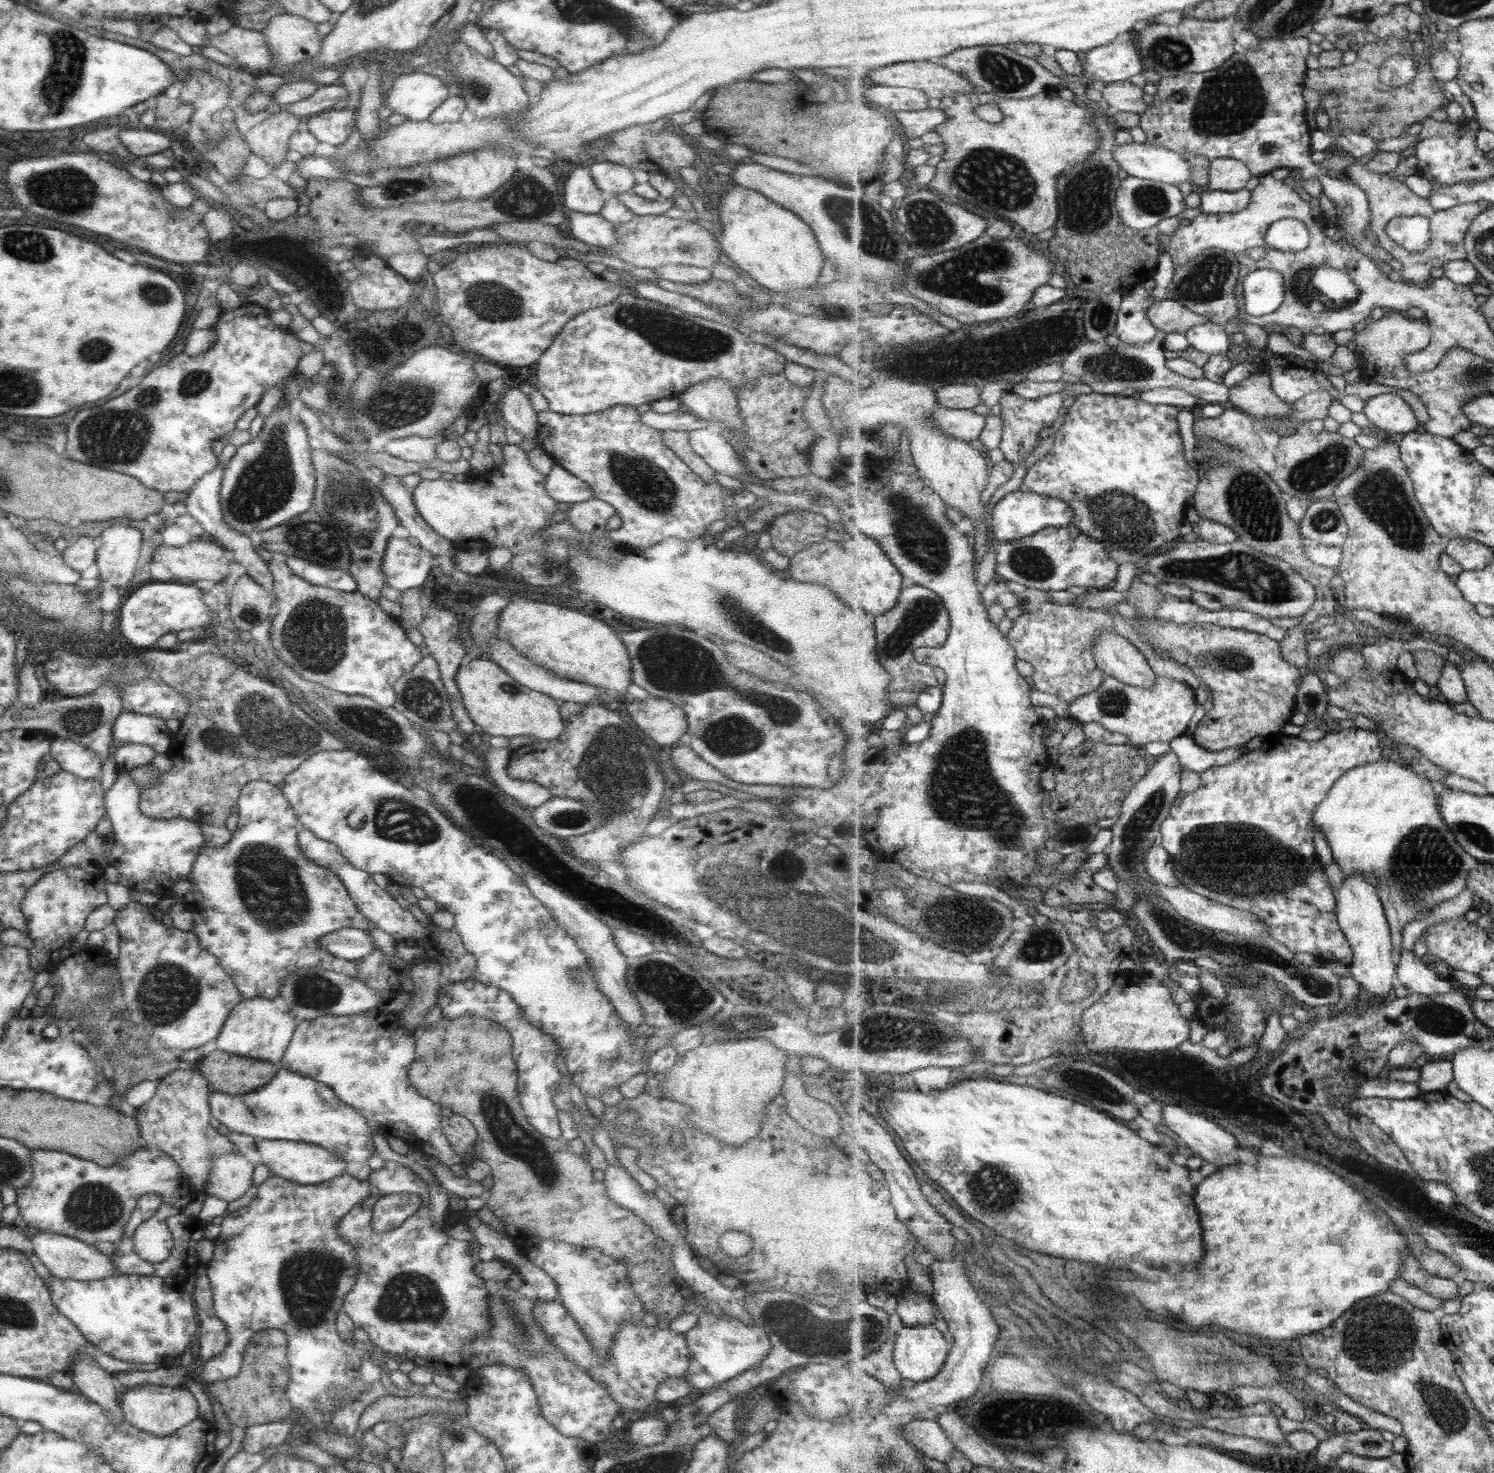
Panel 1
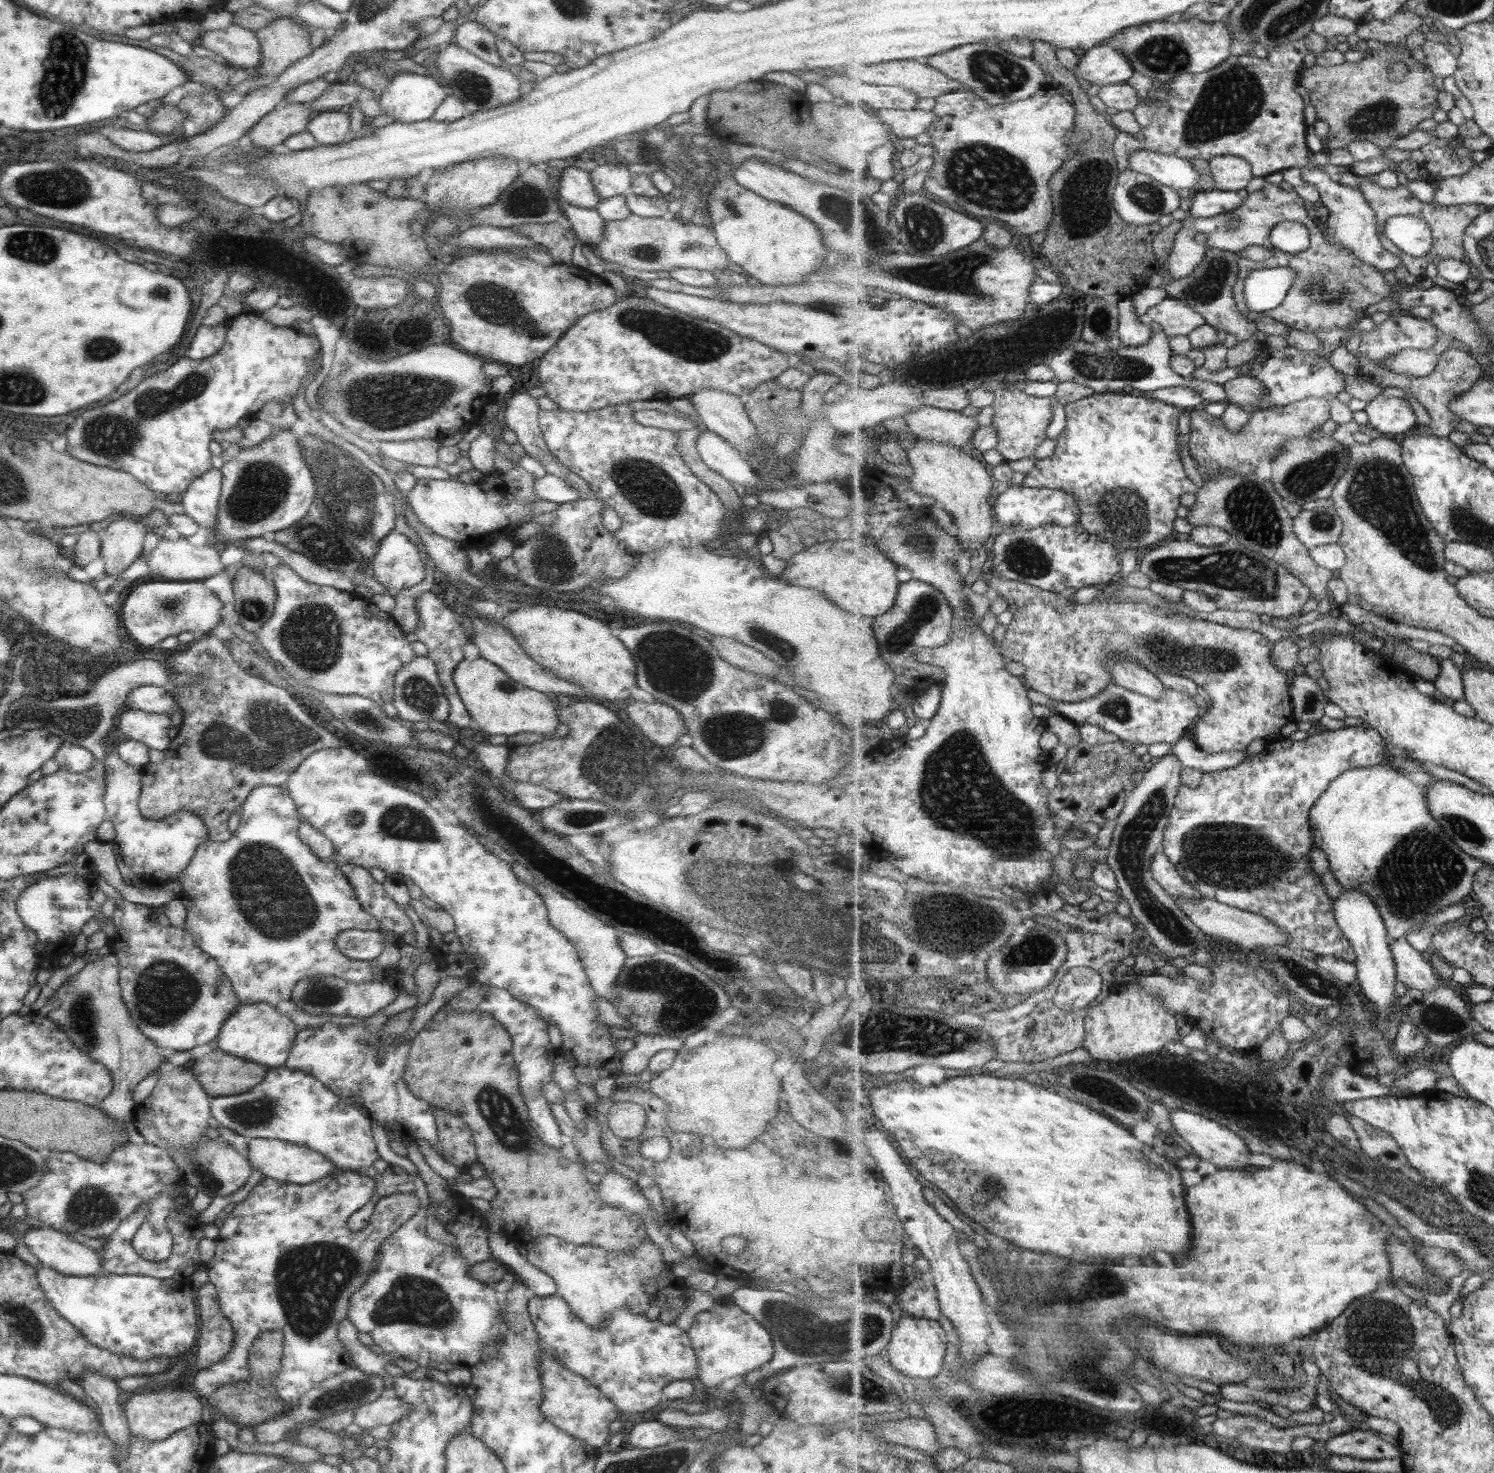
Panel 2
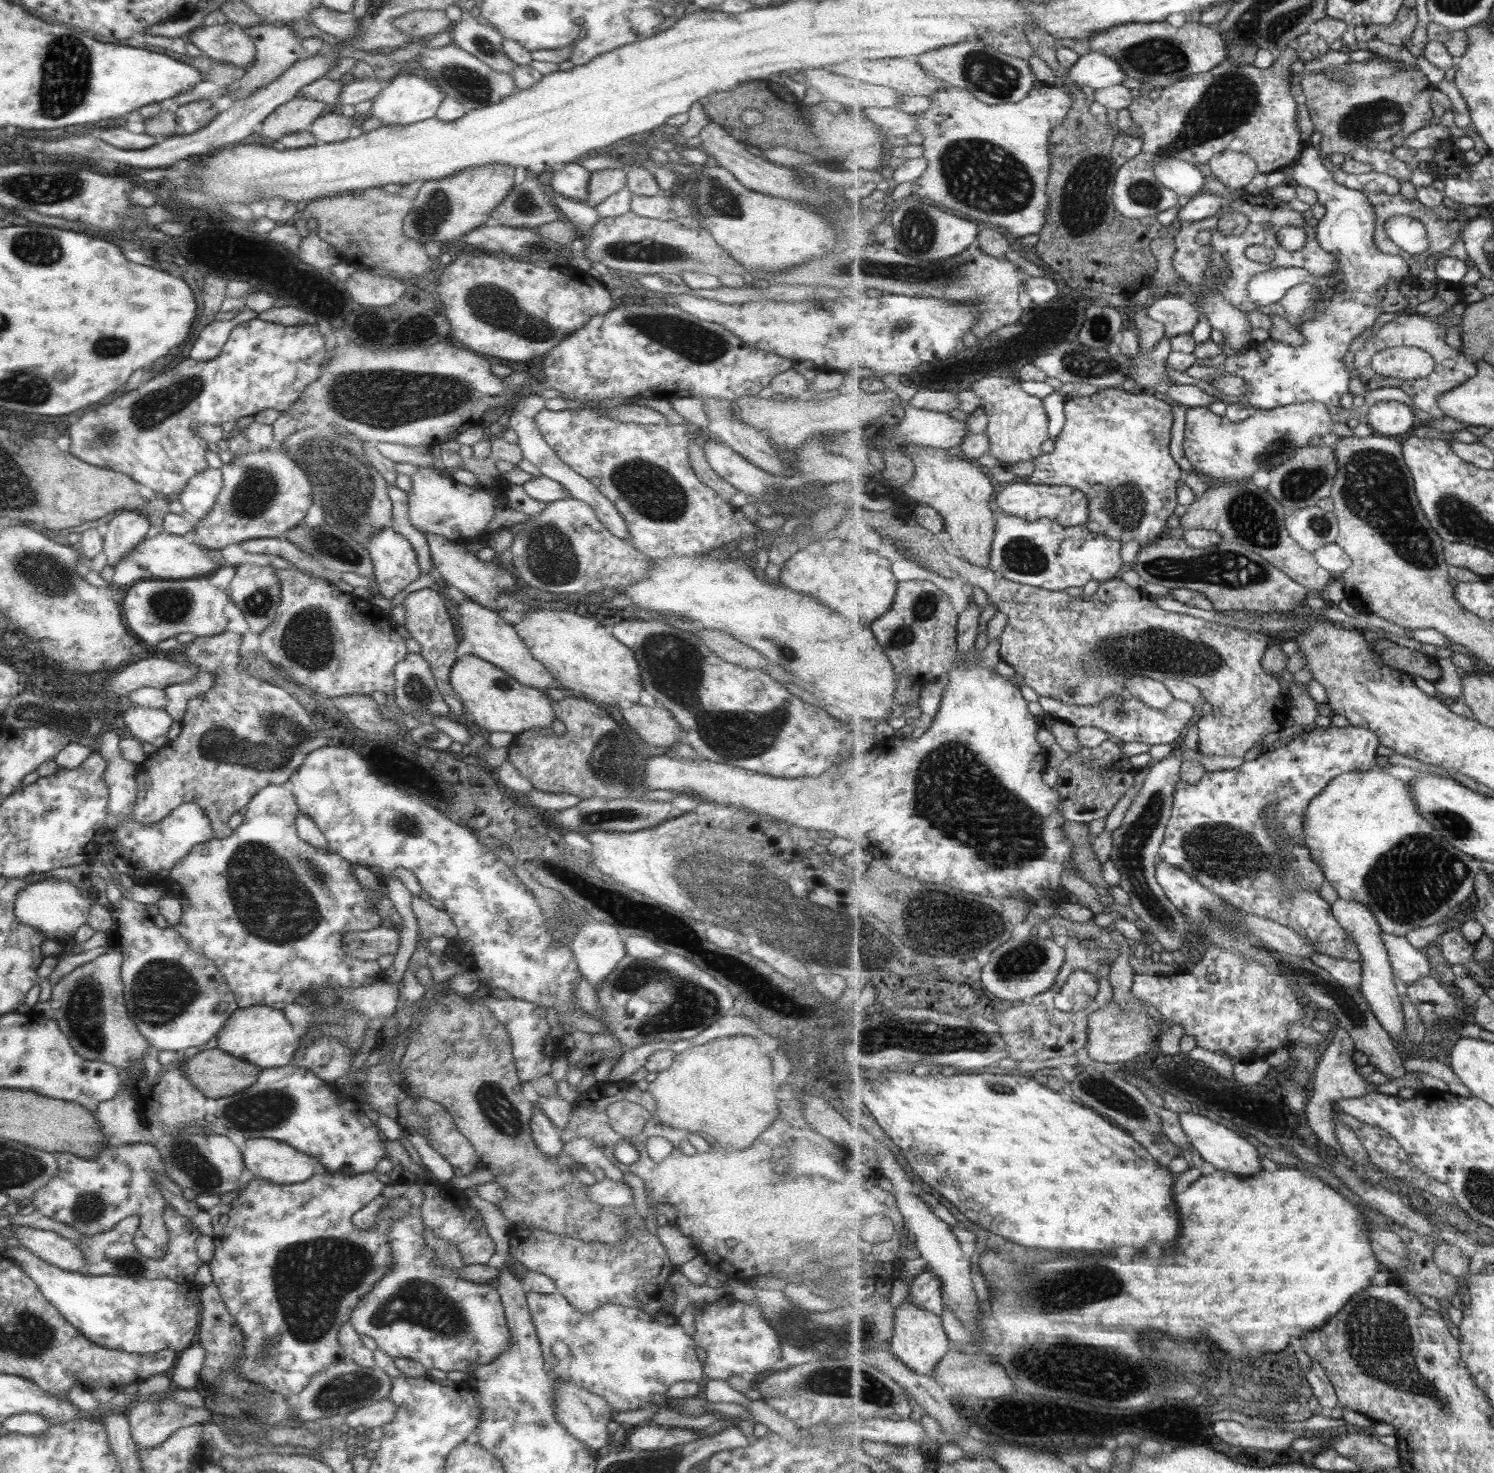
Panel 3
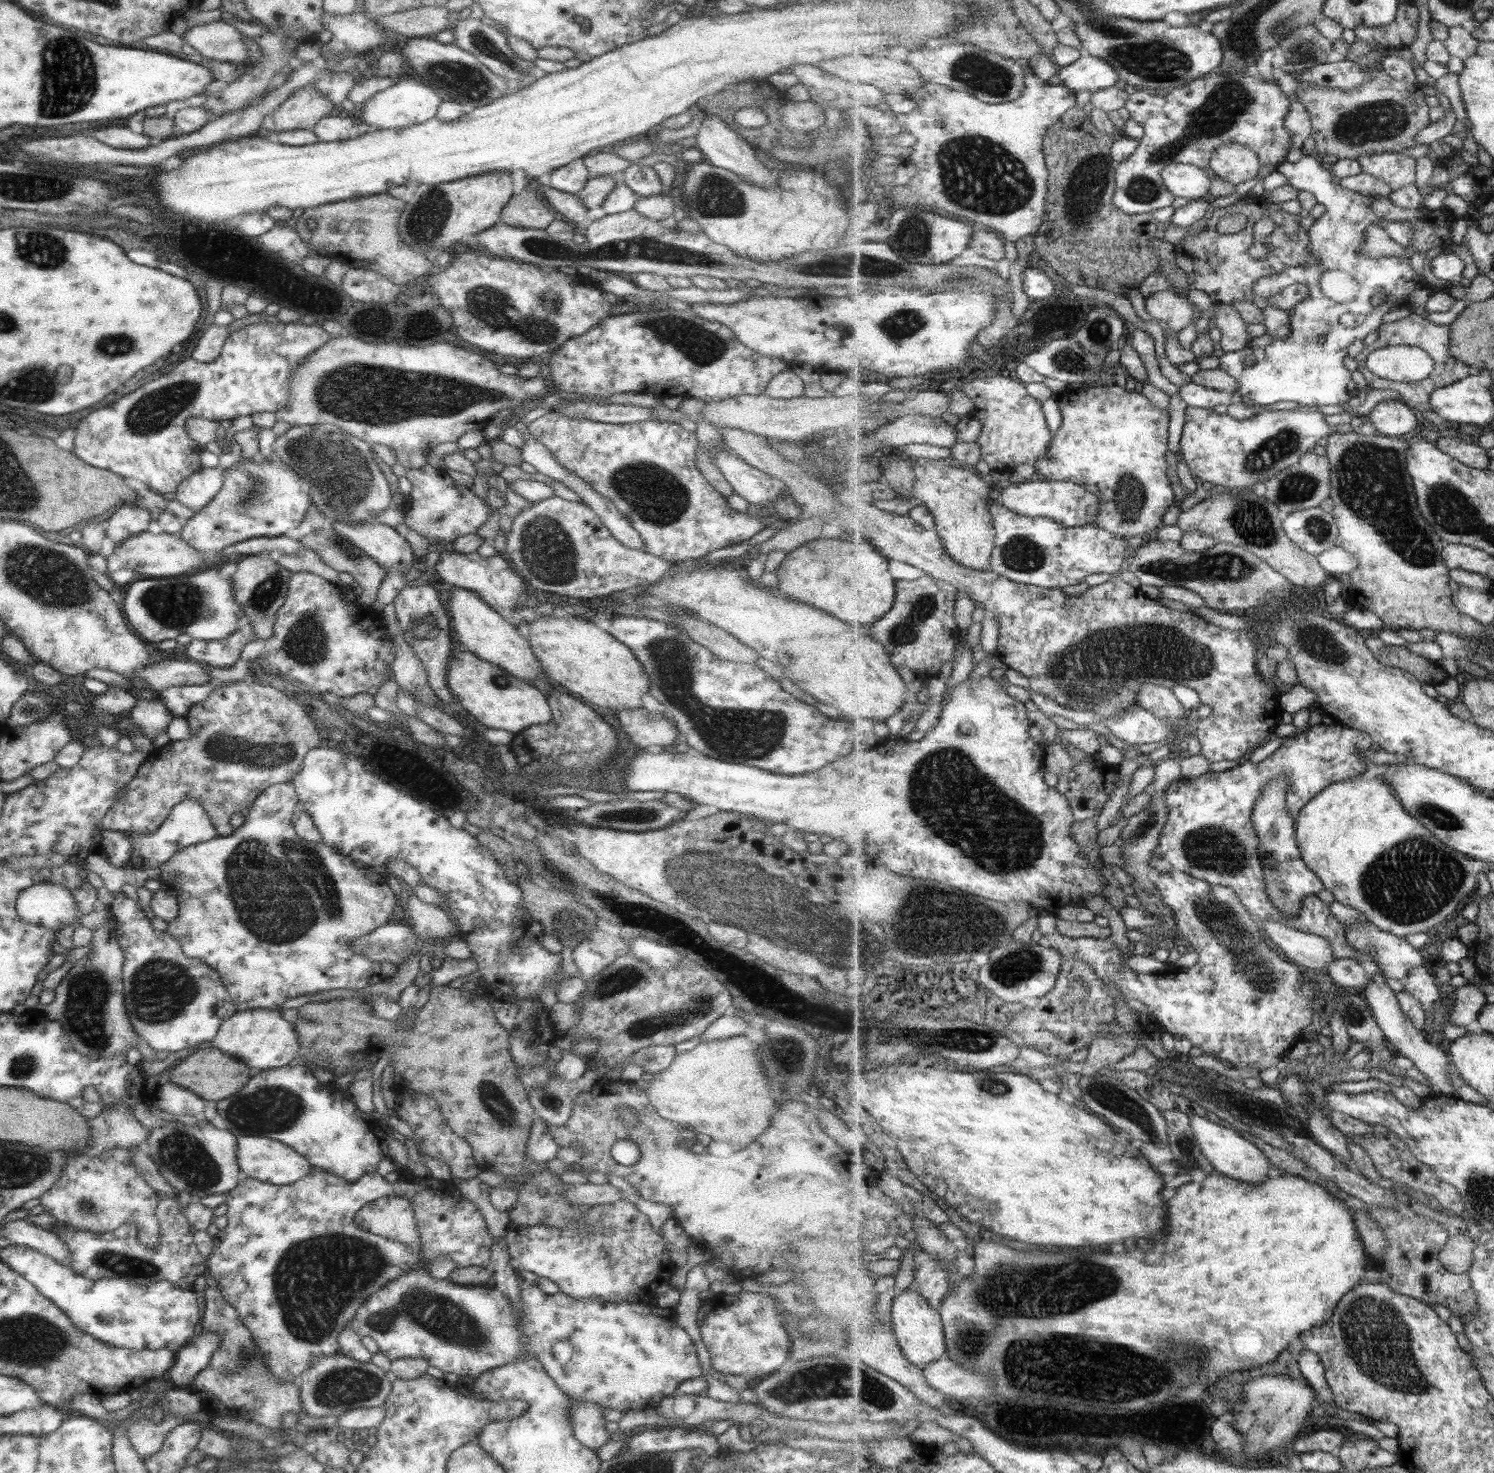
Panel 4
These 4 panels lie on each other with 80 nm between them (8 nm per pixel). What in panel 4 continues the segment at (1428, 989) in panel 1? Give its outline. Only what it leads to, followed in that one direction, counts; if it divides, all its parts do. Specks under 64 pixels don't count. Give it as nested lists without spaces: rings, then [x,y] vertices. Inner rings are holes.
[[[1375,924],[1345,925],[1349,945],[1363,954],[1375,955],[1375,961],[1387,975],[1387,980],[1397,979],[1404,982],[1409,978],[1411,970],[1421,968],[1425,964],[1423,954],[1413,948],[1404,937],[1381,931]]]

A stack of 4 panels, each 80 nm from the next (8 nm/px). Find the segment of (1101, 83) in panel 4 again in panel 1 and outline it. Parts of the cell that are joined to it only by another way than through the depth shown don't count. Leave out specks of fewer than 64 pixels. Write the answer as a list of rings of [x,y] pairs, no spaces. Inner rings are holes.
[[[1132,32],[1111,44],[1086,52],[1083,75],[1111,85],[1130,81],[1131,77],[1143,73],[1141,53],[1136,44],[1137,34],[1139,32]]]

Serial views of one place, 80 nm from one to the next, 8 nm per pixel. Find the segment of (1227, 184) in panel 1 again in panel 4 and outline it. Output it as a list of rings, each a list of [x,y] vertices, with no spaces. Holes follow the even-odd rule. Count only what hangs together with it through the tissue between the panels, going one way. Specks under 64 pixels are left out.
[[[1238,142],[1218,146],[1210,160],[1210,167],[1233,184],[1253,180],[1259,174],[1261,165],[1258,152]]]

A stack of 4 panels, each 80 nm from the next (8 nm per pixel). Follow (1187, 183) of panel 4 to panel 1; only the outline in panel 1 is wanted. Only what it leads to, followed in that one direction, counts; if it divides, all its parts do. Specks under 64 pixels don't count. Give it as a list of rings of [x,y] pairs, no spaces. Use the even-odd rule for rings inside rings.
[[[1145,142],[1119,144],[1116,145],[1114,157],[1117,162],[1120,162],[1123,170],[1134,177],[1149,178],[1149,180],[1157,180],[1157,182],[1163,180],[1163,182],[1175,184],[1175,186],[1192,180],[1193,169],[1188,159],[1178,152],[1169,150],[1167,146],[1149,146]]]

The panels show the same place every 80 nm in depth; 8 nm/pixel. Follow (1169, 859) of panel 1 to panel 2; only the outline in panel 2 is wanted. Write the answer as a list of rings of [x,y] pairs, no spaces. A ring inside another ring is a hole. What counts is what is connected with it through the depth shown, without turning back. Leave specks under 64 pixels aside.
[[[1164,851],[1158,852],[1151,865],[1154,877],[1164,886],[1164,889],[1174,898],[1182,898],[1183,901],[1191,901],[1192,898],[1205,897],[1177,870],[1177,866],[1169,860]]]

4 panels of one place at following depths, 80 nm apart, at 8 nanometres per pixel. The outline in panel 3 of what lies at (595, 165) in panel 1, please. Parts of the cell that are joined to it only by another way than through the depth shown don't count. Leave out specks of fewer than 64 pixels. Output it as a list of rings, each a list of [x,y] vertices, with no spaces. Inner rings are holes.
[[[625,167],[591,172],[587,183],[586,203],[593,207],[610,194],[616,193],[624,186],[625,173]]]

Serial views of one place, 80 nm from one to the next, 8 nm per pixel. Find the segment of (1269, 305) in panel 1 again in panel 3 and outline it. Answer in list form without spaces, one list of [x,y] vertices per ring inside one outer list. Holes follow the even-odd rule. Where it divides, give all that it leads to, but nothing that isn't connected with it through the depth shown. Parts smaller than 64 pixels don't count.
[[[1275,268],[1263,271],[1248,282],[1248,295],[1258,305],[1275,304],[1288,290],[1303,282],[1318,284],[1324,281],[1323,276],[1309,275],[1307,269]]]

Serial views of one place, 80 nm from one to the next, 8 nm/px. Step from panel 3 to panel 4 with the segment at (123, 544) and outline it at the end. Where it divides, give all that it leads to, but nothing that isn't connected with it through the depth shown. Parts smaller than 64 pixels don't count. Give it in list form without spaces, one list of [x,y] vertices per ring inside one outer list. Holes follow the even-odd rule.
[[[135,505],[121,506],[104,522],[105,536],[115,546],[133,533],[145,531],[149,520],[147,510]]]

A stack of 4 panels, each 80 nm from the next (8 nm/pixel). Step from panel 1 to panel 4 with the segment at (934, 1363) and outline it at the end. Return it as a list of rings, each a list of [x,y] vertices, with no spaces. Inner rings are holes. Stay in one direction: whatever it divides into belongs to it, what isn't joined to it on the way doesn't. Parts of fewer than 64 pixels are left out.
[[[911,1288],[899,1293],[894,1298],[891,1312],[891,1322],[895,1326],[896,1337],[913,1364],[924,1368],[945,1354],[946,1336],[940,1309],[933,1306],[919,1291]]]

